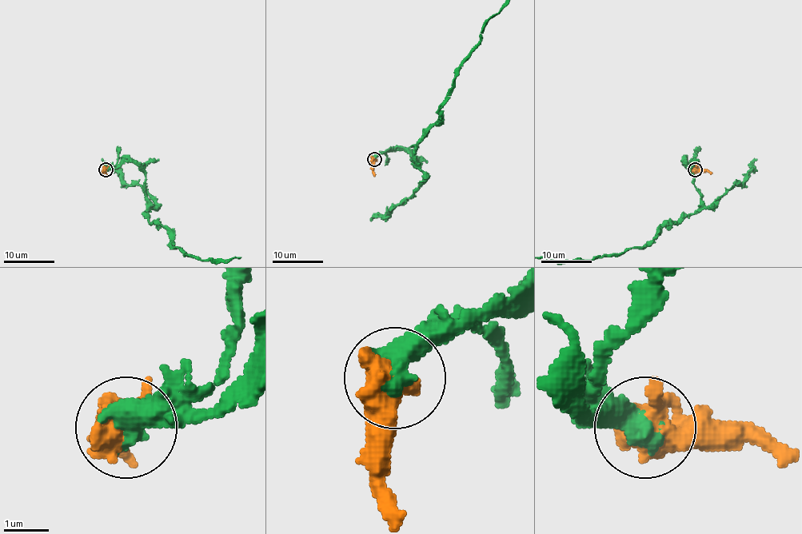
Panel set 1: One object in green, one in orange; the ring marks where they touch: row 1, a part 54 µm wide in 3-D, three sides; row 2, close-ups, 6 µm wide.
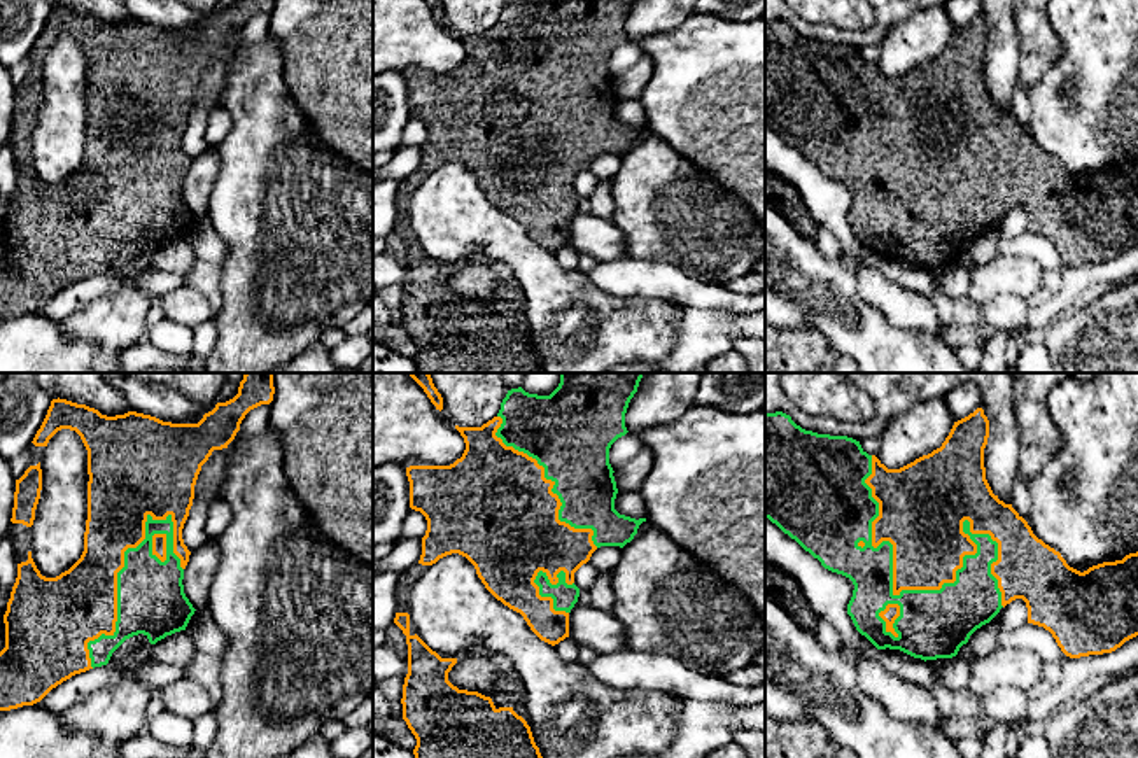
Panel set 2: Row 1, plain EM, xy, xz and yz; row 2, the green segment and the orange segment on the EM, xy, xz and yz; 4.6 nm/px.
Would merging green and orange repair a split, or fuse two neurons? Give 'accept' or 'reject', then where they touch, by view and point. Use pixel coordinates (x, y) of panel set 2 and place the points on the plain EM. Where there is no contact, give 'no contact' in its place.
accept | yz (916, 198)

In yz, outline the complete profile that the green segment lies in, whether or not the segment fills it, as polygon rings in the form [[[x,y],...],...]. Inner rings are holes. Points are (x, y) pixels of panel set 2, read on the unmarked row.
[[[982,16],[954,30],[949,44],[940,56],[914,70],[888,77],[875,63],[868,63],[860,49],[847,44],[830,44],[805,39],[783,19],[765,21],[765,126],[776,131],[784,142],[795,147],[805,159],[821,170],[832,180],[849,186],[854,193],[853,205],[847,212],[856,238],[865,243],[877,257],[900,257],[914,266],[937,268],[952,266],[959,256],[968,250],[970,243],[989,231],[1001,215],[1015,207],[1022,207],[1028,215],[1028,231],[1043,235],[1052,242],[1061,259],[1070,266],[1112,261],[1126,249],[1138,243],[1138,159],[1126,163],[1122,168],[1103,170],[1080,180],[1066,172],[1059,159],[1038,147],[1028,130],[993,102],[984,75],[984,56],[989,46],[989,28]]]

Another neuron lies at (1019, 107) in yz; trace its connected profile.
[[[1017,84],[1014,95],[1012,95],[1012,105],[1010,105],[1012,116],[1022,124],[1026,130],[1029,128],[1029,100],[1028,91],[1021,84]]]

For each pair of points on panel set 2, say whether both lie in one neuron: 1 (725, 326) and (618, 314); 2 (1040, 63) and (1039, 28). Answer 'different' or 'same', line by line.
1: different
2: same

